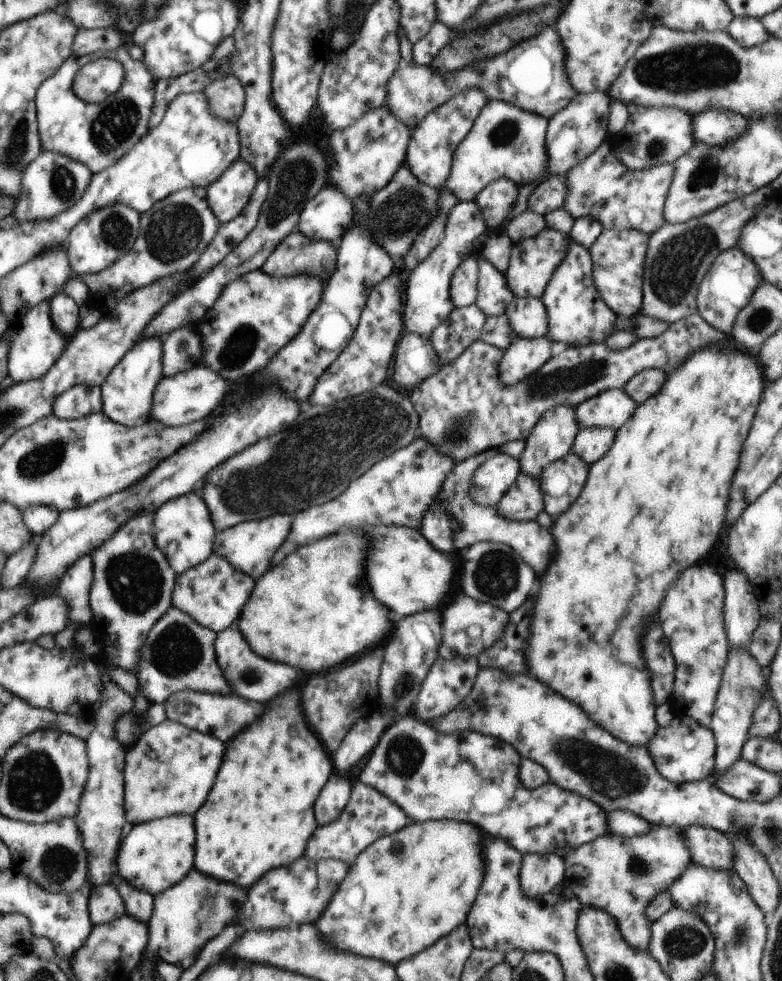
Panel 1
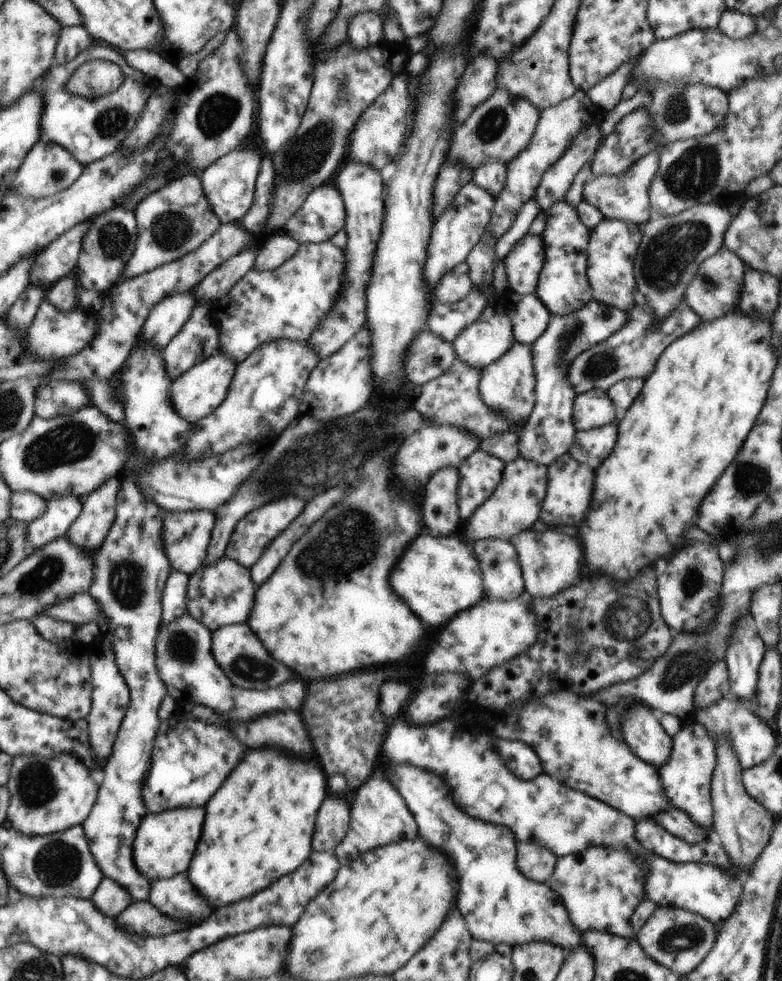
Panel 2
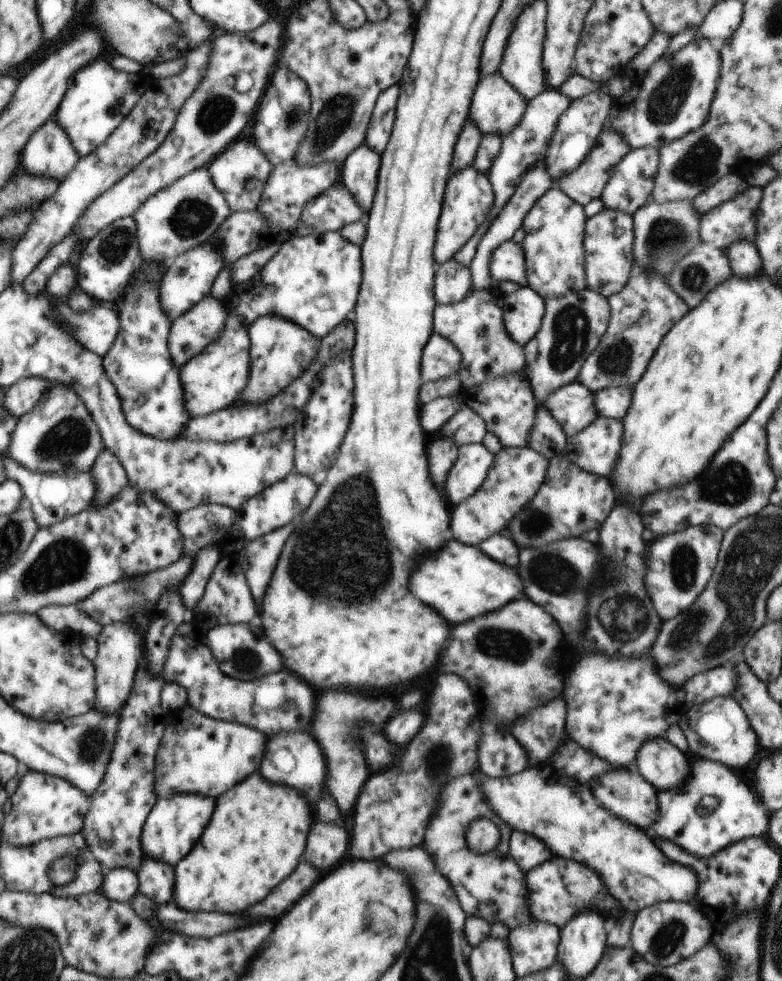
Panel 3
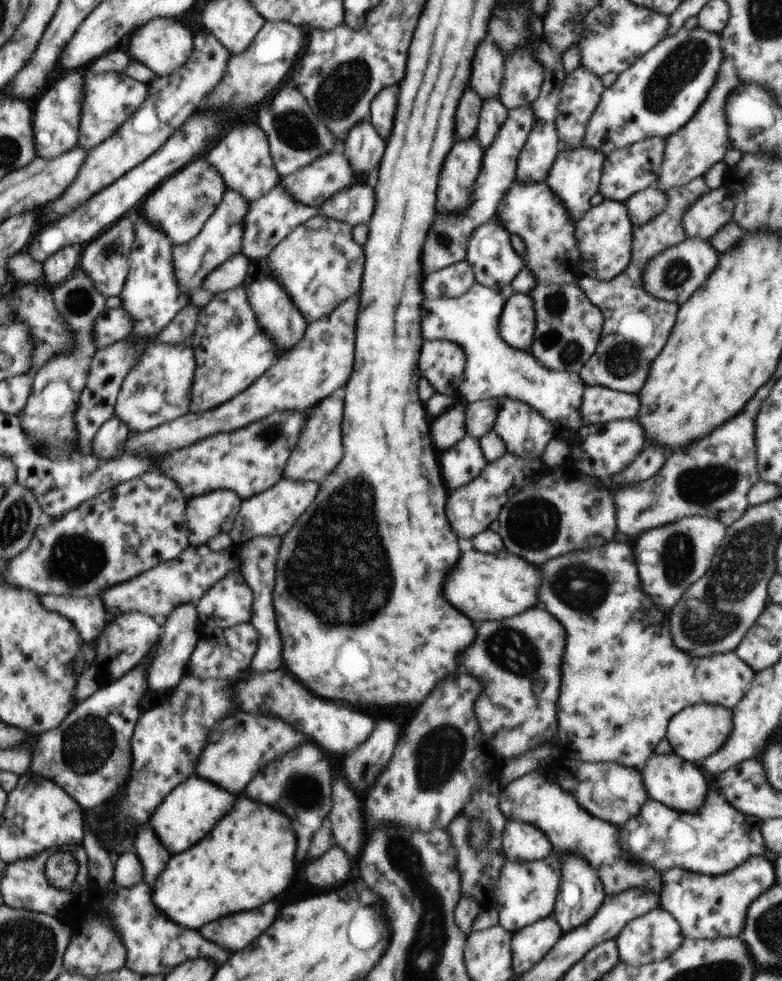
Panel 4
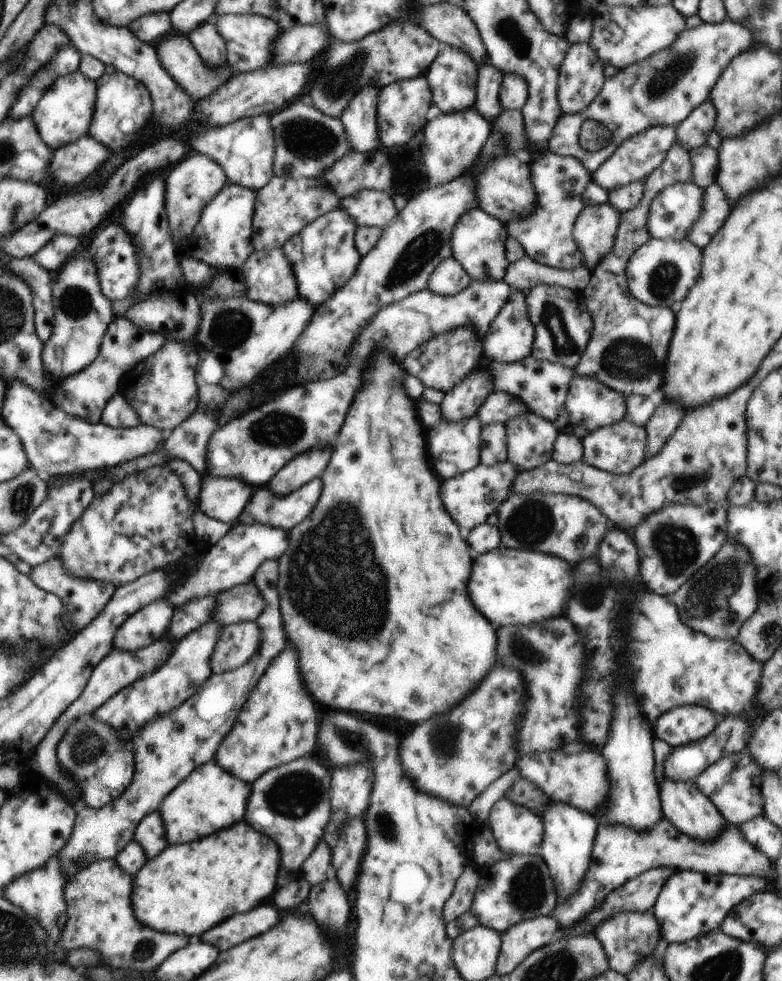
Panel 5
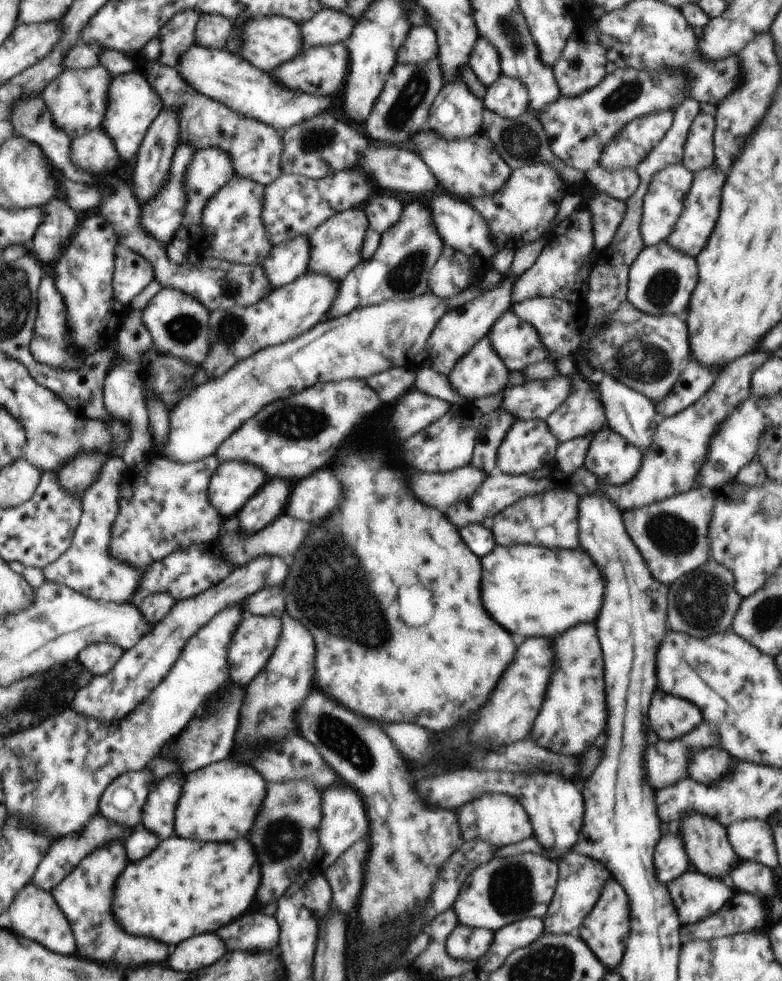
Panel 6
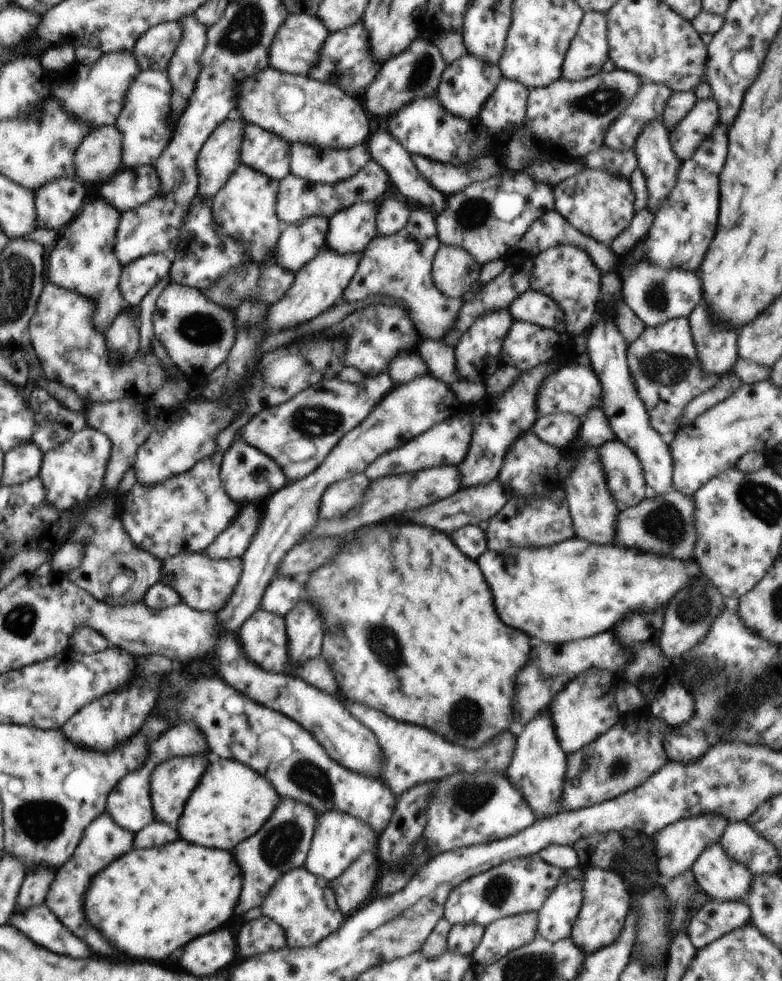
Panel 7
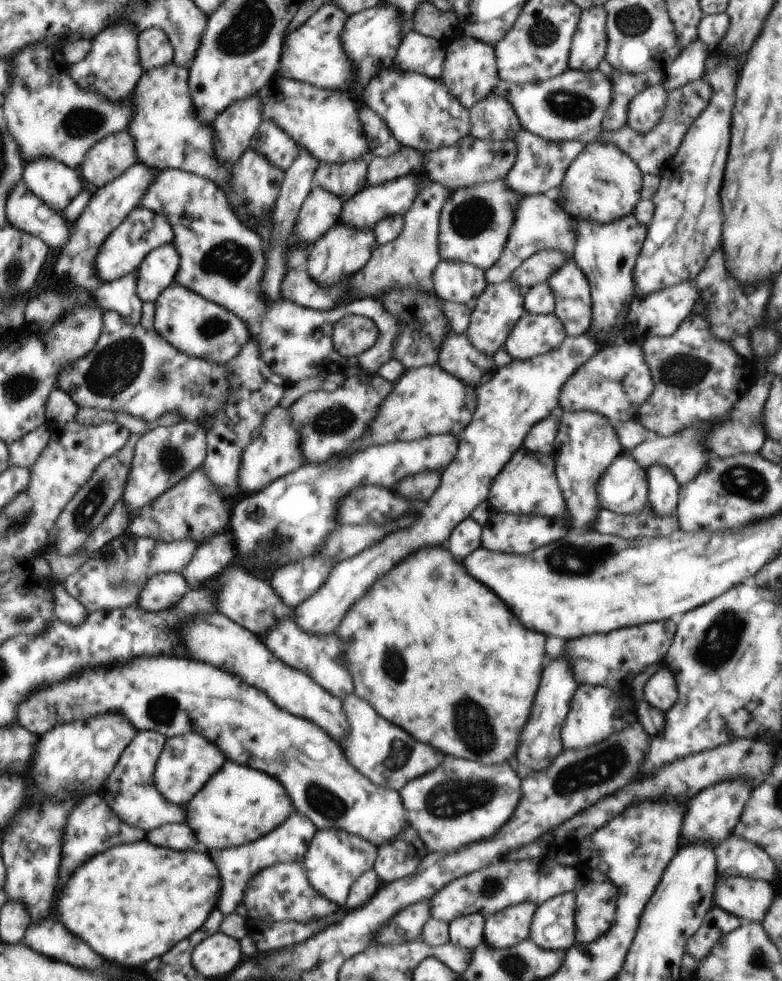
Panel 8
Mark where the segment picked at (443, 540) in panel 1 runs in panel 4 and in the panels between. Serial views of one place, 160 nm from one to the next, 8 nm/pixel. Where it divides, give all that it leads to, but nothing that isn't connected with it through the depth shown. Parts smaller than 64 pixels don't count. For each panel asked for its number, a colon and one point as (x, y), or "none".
2: (440, 512)
3: (442, 454)
4: (449, 429)

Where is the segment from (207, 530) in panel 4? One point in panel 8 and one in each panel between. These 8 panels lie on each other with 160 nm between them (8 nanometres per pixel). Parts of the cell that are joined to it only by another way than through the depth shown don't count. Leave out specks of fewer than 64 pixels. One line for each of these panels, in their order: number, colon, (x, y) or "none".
5: (222, 499)
6: (232, 485)
7: (247, 475)
8: (275, 454)

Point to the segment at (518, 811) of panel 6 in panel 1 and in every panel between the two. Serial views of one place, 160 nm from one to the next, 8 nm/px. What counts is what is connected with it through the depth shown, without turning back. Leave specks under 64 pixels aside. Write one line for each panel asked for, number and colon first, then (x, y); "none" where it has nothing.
1: (539, 874)
2: (534, 862)
3: (528, 852)
4: (522, 842)
5: (518, 832)

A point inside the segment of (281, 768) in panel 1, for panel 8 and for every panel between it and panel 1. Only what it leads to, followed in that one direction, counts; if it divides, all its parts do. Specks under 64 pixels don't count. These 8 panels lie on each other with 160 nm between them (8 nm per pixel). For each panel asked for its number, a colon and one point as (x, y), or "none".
2: (258, 826)
3: (258, 831)
4: (249, 857)
5: (188, 889)
6: (204, 885)
7: (149, 903)
8: (133, 903)

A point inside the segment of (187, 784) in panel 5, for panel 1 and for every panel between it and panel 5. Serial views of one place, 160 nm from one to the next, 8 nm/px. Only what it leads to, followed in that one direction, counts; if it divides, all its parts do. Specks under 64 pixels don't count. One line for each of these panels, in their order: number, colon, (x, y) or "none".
1: (153, 856)
2: (164, 843)
3: (175, 824)
4: (189, 812)

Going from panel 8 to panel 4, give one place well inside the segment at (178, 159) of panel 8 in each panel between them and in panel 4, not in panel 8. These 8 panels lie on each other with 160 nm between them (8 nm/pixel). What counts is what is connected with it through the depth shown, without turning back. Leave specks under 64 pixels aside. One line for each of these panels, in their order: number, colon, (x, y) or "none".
4: (110, 98)
5: (123, 107)
6: (132, 104)
7: (143, 121)

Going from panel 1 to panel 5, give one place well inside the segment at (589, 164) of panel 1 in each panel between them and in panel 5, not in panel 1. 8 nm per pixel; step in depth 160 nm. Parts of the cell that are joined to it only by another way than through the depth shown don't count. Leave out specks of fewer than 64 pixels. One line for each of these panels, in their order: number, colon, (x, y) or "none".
2: (625, 197)
3: (629, 188)
4: (626, 171)
5: (637, 157)

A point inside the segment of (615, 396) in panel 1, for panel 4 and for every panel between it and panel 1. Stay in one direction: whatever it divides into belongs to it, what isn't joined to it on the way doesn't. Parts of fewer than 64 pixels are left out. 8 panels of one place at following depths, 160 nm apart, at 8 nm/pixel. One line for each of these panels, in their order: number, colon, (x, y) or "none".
2: (592, 409)
3: (573, 406)
4: (494, 369)

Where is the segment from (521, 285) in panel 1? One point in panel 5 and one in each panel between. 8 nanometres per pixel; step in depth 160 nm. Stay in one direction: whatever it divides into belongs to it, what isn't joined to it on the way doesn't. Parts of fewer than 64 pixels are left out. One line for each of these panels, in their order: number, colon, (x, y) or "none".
2: (523, 264)
3: (508, 263)
4: (495, 263)
5: (478, 242)

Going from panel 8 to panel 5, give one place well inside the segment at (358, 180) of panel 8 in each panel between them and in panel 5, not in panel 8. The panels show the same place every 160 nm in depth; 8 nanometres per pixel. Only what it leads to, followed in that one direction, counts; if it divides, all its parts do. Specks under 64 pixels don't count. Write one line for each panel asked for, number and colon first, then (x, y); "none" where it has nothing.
5: (307, 142)
6: (314, 148)
7: (315, 164)

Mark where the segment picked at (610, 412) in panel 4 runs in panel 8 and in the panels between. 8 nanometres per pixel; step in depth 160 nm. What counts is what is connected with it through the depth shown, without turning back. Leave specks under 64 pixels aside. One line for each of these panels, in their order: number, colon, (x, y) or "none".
5: (591, 405)
6: (582, 414)
7: (559, 429)
8: (541, 439)

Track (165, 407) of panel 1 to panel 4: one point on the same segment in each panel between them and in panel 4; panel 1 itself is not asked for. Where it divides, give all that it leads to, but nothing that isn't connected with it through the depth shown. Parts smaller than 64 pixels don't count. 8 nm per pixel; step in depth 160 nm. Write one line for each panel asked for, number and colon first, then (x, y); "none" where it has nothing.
2: (198, 392)
3: (211, 380)
4: (230, 352)

